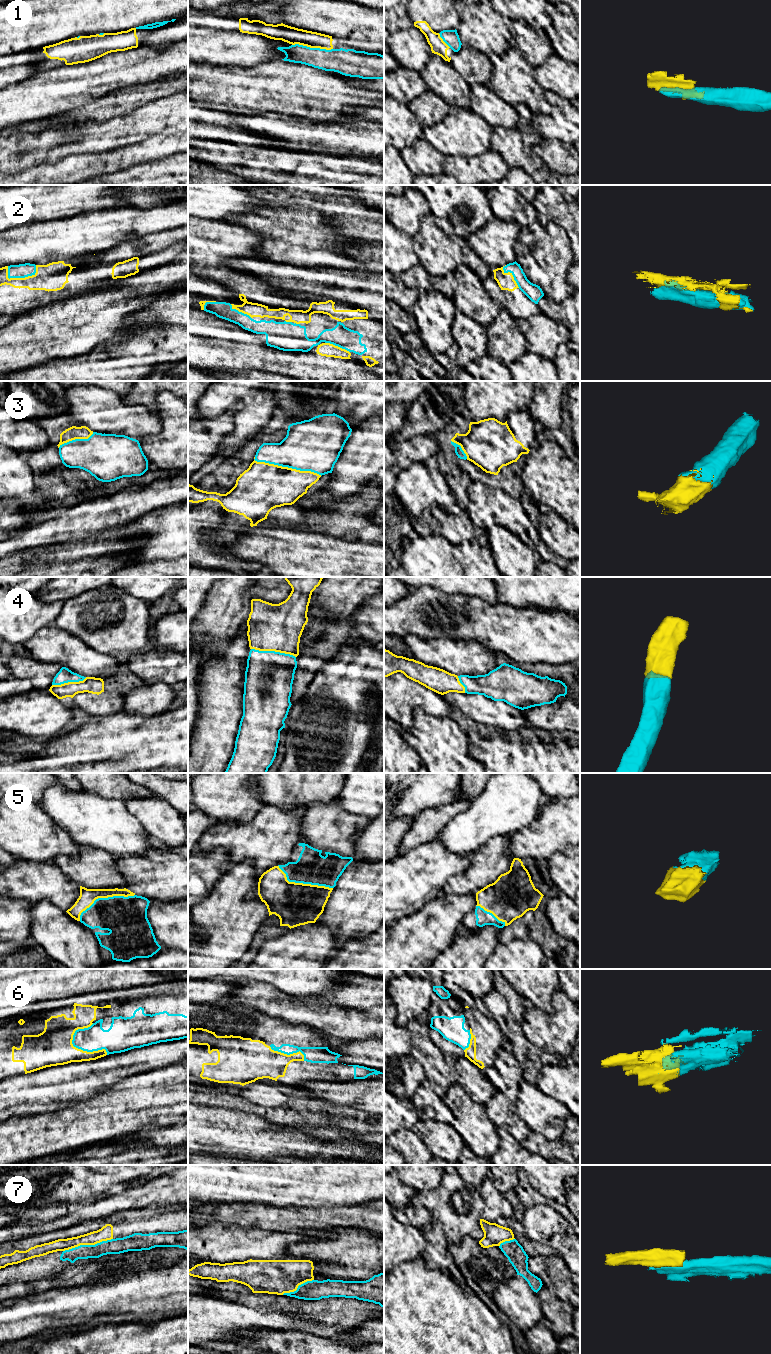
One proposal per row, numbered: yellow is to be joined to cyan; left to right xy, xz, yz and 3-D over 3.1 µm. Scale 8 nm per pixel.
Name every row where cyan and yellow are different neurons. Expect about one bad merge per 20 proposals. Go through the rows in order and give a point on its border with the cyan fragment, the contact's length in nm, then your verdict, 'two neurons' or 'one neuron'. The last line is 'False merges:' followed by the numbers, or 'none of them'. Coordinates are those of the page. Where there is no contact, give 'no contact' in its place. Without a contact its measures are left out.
1: meets cyan in xz at (312, 48); contact 340 nm long; one neuron
2: meets cyan in xy at (24, 277); contact 260 nm long; one neuron
3: meets cyan in xz at (287, 466); contact 550 nm long; one neuron
4: meets cyan in xz at (273, 651); contact 360 nm long; one neuron
5: meets cyan in xy at (104, 898); contact 500 nm long; one neuron
6: meets cyan in xy at (84, 1050); contact 320 nm long; one neuron
7: meets cyan in xy at (87, 1245); contact 420 nm long; two neurons
False merges: 7

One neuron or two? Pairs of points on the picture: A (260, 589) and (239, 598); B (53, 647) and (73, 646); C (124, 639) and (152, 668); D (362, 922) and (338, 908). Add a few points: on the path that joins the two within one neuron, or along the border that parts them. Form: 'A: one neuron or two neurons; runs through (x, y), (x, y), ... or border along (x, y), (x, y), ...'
A: two neurons; border along (252, 587), (249, 592), (250, 599)
B: one neuron; runs through (58, 646), (63, 643), (68, 646)
C: two neurons; border along (140, 650), (130, 653)
D: one neuron; runs through (356, 916), (351, 911), (344, 911)

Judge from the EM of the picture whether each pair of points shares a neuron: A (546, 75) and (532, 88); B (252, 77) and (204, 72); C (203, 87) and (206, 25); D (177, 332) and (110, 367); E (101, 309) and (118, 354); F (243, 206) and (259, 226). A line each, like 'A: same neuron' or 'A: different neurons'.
A: different neurons
B: same neuron
C: different neurons
D: same neuron
E: different neurons
F: different neurons

